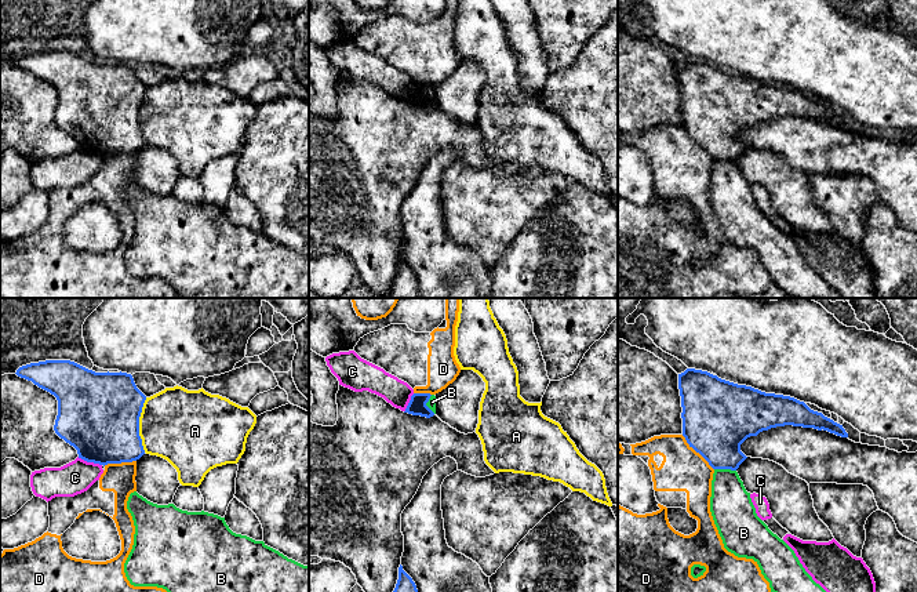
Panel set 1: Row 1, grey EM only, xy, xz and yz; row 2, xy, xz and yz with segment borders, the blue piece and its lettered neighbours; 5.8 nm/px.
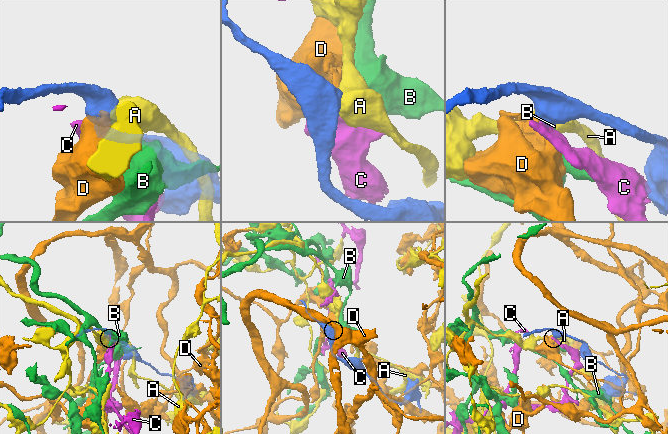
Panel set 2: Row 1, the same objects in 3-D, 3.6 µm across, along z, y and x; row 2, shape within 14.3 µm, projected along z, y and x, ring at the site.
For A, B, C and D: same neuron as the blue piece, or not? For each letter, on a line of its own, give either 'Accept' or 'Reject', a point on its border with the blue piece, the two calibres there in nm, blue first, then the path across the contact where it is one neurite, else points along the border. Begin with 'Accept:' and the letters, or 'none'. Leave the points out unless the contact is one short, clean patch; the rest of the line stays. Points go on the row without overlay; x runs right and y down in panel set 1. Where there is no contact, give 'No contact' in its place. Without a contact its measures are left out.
Accept: none
A: Reject. Touches blue at xy (138, 116). Thickness 480 nm (blue) against 420 nm. Boundary: xy (146, 89), (139, 108), (139, 129), (144, 142)
B: Reject. Touches blue at yz (726, 159). Thickness 360 nm (blue) against 240 nm. Boundary: yz (714, 159), (735, 162)
C: Reject. Touches blue at xy (90, 152). Thickness 440 nm (blue) against 190 nm. Boundary: xy (77, 148), (101, 156)
D: Reject. Touches blue at yz (698, 142). Thickness 420 nm (blue) against 260 nm

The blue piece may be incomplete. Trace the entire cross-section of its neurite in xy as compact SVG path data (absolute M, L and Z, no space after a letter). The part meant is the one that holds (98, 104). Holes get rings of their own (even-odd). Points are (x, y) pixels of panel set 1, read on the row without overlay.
M46 51L15 63L50 83L58 91L54 121L77 141L79 149L99 156L132 153L143 145L139 108L146 87L127 63L95 63L70 51Z

